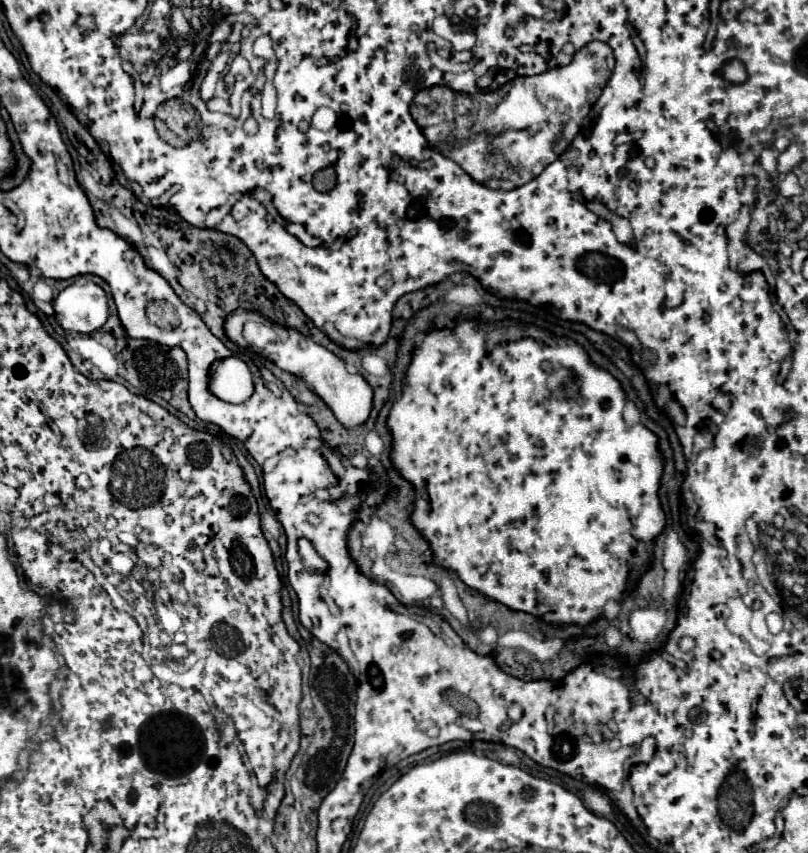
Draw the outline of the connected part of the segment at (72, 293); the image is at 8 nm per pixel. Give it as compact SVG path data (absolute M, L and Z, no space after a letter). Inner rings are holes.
M71 284L53 300L55 318L61 328L73 332L93 332L107 322L107 294L101 286Z

